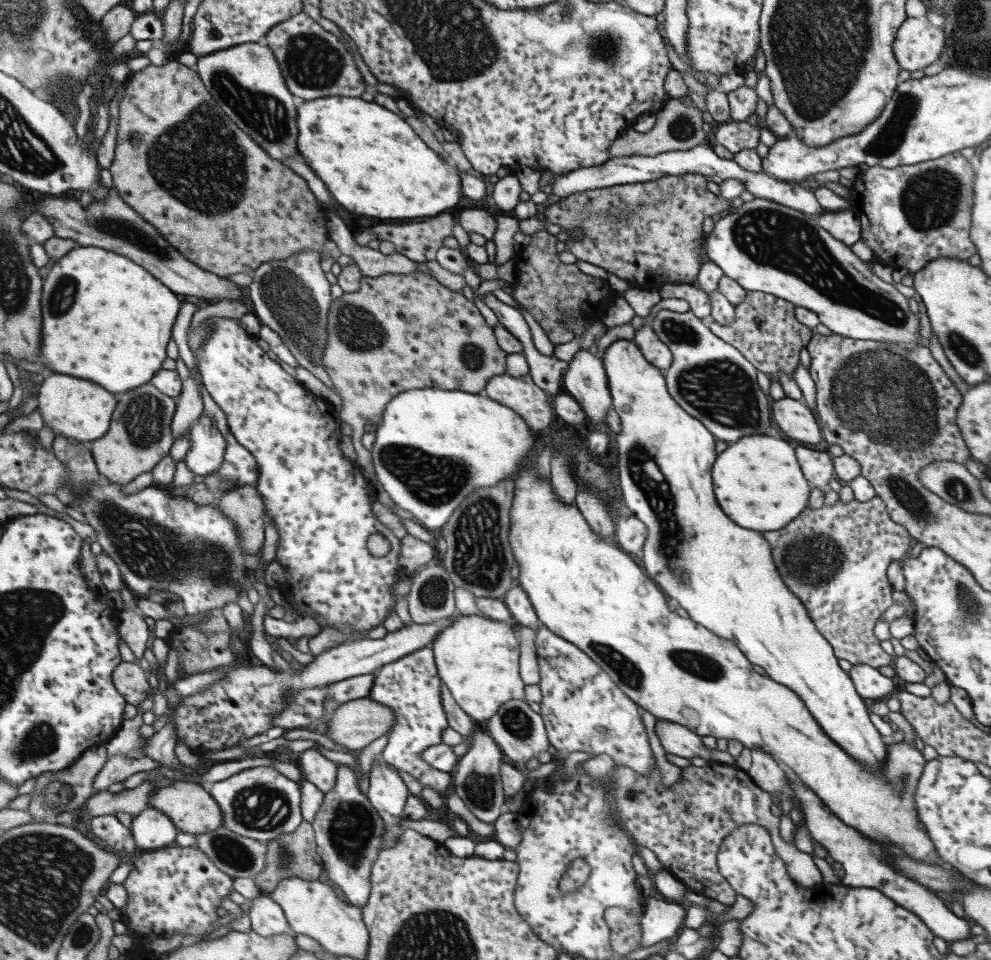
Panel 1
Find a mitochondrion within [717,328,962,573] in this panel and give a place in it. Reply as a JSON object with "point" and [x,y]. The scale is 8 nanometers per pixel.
{"point":[874,391]}

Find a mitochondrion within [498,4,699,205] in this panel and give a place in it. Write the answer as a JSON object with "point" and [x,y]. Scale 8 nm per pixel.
{"point":[606,47]}

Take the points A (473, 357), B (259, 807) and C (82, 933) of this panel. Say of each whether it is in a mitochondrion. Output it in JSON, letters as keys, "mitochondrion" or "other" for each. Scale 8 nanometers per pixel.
{"A":"mitochondrion","B":"mitochondrion","C":"mitochondrion"}

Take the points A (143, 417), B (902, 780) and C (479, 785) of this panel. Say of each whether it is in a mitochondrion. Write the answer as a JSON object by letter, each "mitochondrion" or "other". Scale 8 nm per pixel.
{"A":"mitochondrion","B":"mitochondrion","C":"mitochondrion"}

